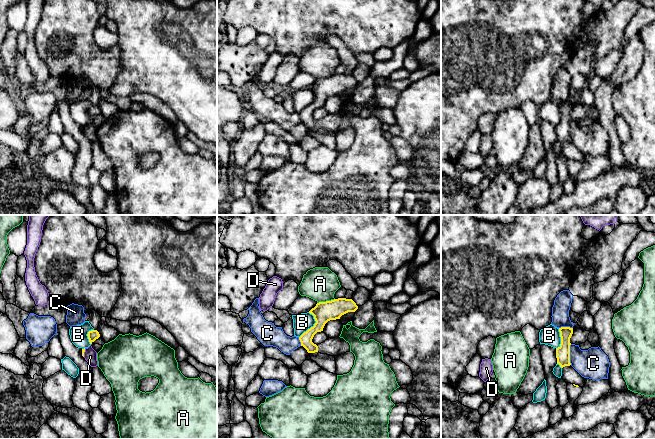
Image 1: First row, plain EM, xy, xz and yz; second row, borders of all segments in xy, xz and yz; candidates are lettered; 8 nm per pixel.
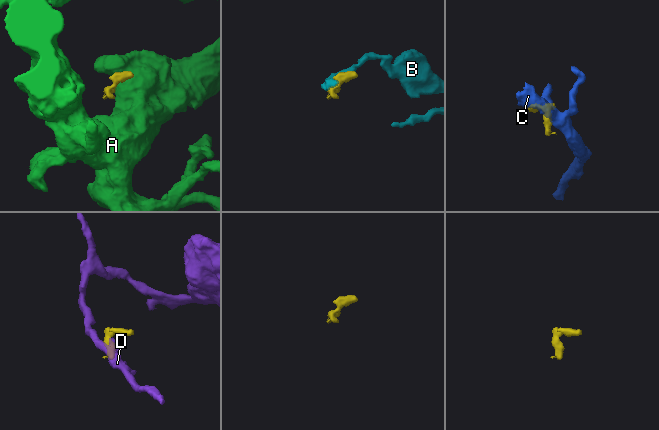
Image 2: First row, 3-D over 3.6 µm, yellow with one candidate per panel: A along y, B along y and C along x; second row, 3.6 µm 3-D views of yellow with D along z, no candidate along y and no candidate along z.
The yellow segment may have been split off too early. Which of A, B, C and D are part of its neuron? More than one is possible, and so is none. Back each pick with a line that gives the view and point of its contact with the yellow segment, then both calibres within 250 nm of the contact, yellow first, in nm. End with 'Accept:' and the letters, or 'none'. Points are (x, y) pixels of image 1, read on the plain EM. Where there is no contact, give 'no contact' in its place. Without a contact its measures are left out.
Accept: none

